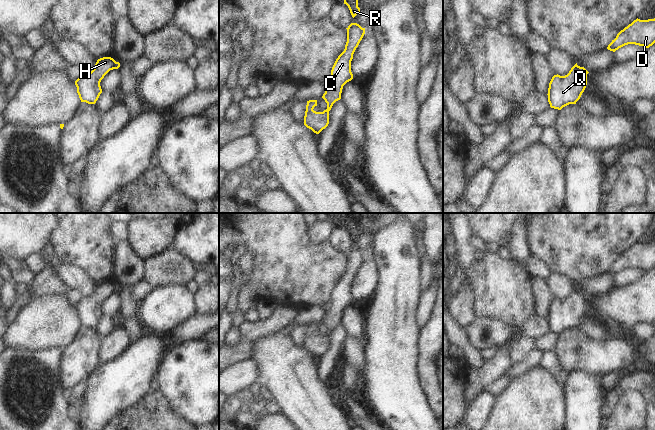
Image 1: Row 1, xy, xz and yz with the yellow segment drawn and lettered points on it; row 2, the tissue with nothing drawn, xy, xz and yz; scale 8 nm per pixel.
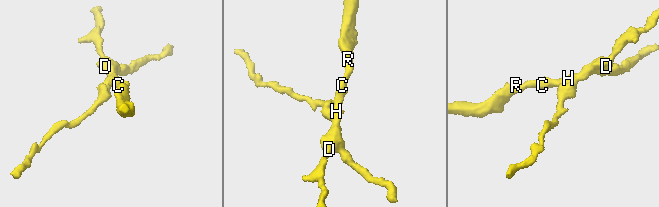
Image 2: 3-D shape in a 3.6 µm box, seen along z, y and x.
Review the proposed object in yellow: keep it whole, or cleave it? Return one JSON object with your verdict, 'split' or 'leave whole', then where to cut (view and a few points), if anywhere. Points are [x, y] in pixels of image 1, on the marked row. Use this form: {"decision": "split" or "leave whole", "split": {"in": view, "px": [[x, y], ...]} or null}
{"decision": "leave whole", "split": null}

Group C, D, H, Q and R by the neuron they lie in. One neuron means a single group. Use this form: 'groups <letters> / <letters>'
groups C D H Q R

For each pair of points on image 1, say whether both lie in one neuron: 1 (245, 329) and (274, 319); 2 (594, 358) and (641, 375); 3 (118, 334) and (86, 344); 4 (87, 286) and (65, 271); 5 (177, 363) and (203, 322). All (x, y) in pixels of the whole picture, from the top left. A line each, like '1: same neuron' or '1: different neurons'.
1: same neuron
2: different neurons
3: different neurons
4: same neuron
5: different neurons

